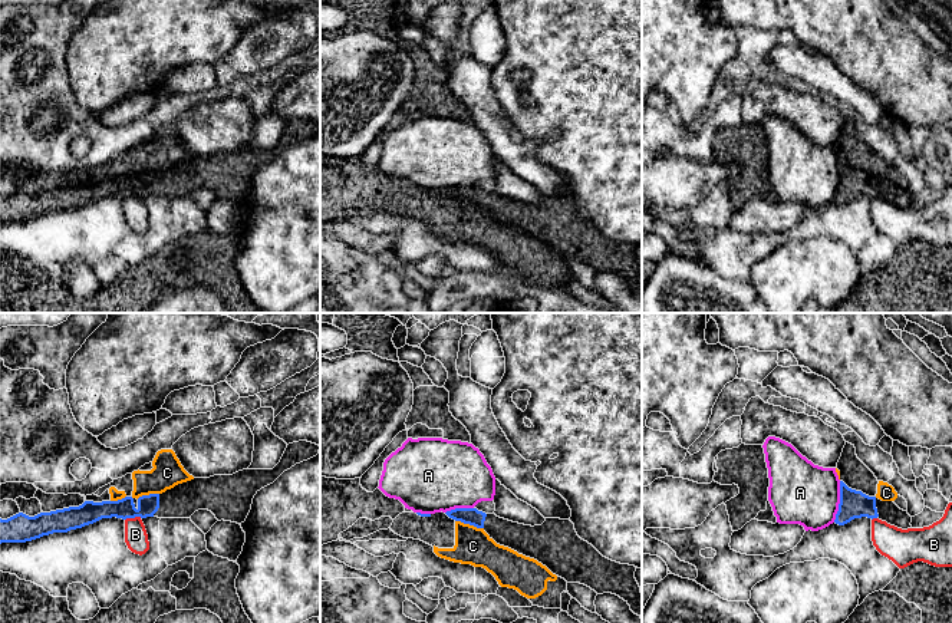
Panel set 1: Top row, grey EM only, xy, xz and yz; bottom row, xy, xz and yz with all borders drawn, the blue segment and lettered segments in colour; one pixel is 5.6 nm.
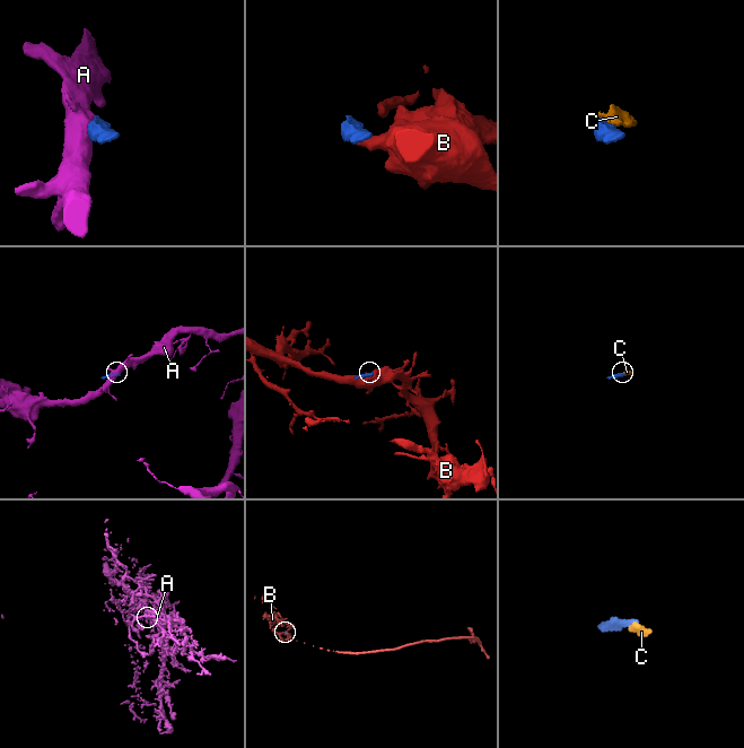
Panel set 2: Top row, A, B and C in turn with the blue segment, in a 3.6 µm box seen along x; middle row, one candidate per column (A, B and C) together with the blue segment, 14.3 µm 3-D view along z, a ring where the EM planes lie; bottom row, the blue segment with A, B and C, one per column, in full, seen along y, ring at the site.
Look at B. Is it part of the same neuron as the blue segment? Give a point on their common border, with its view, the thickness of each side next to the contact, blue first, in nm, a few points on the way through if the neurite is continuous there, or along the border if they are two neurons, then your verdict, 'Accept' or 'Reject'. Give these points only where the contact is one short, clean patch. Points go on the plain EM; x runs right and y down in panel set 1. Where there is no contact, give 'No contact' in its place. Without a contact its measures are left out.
Touches blue at xy (132, 195). Thickness 120 nm (blue) against 130 nm. Boundary: xy (141, 195), (128, 195), (125, 198). Reject

